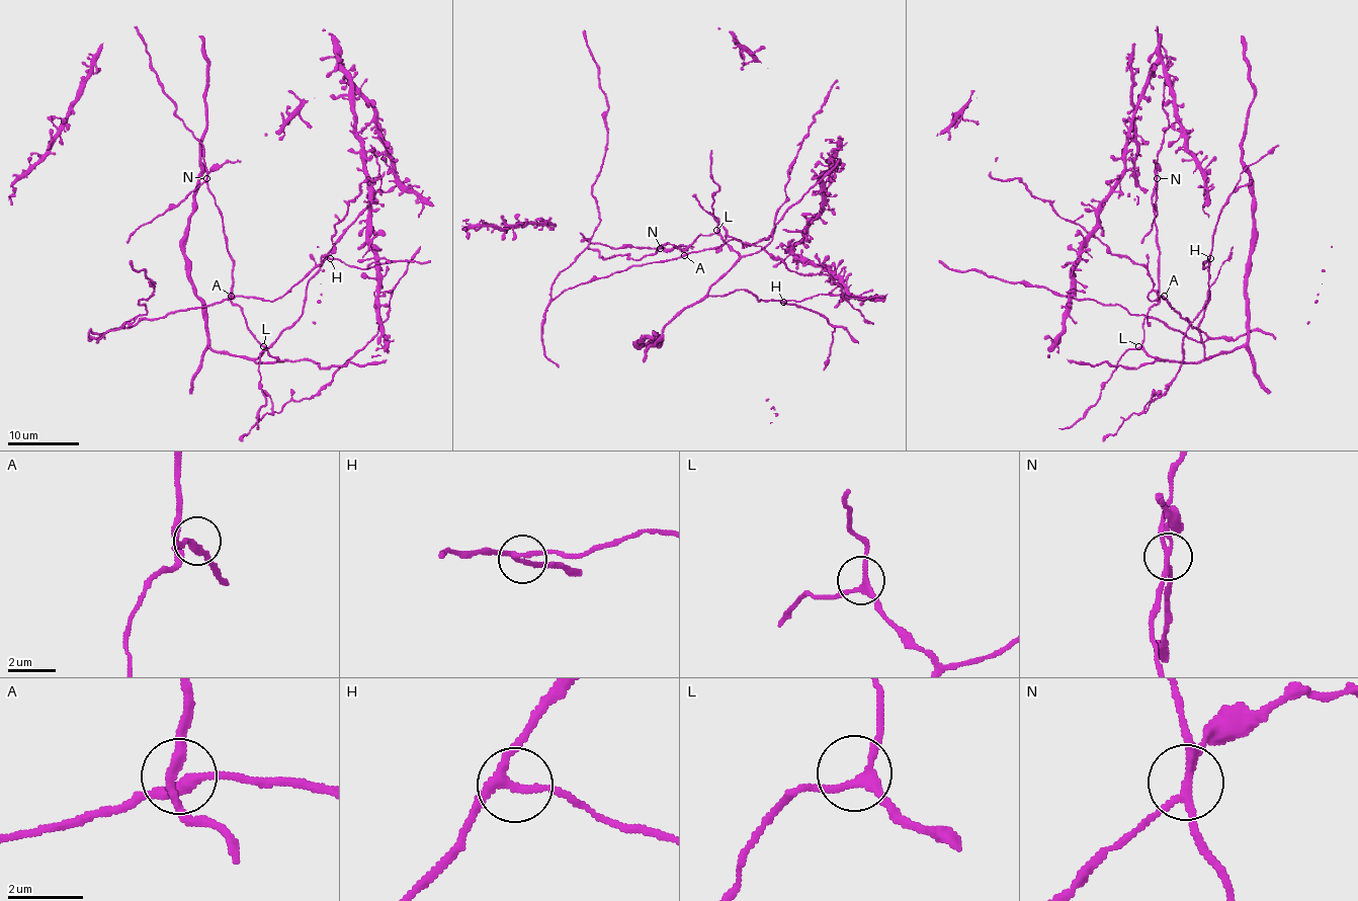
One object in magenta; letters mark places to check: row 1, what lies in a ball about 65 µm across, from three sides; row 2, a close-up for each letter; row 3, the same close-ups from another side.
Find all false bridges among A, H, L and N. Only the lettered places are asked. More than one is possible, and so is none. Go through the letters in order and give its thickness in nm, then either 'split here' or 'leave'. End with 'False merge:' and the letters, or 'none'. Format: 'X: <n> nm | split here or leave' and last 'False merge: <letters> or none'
A: 220 nm | leave
H: 190 nm | leave
L: 190 nm | leave
N: 180 nm | split here
False merge: N

